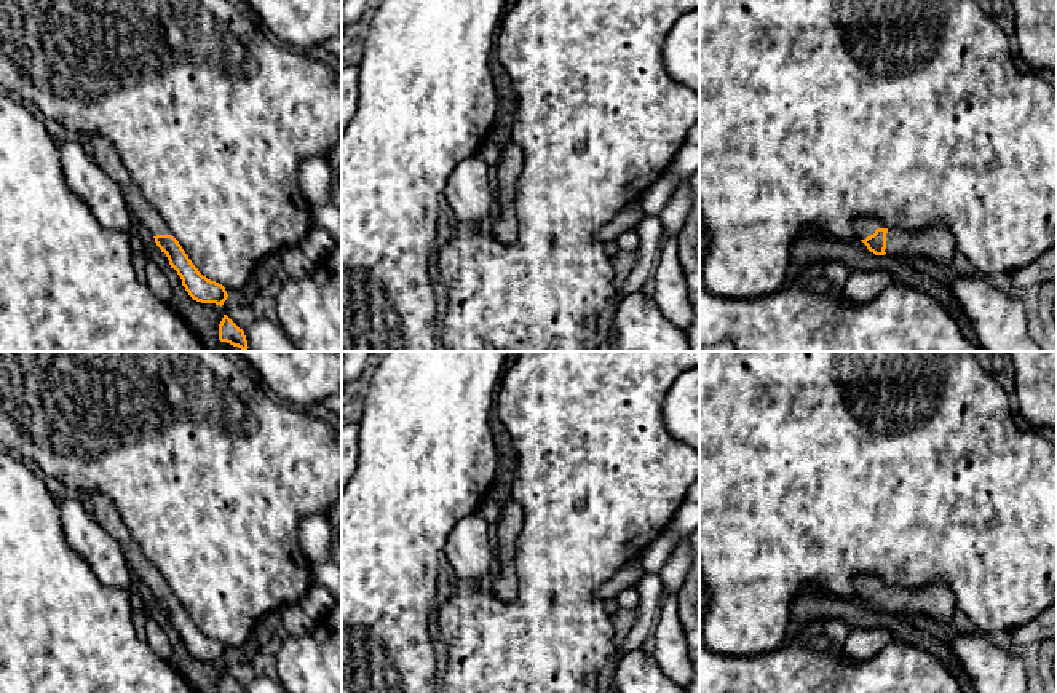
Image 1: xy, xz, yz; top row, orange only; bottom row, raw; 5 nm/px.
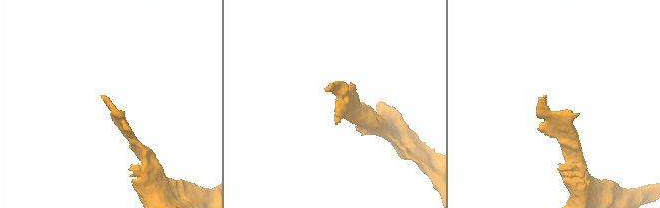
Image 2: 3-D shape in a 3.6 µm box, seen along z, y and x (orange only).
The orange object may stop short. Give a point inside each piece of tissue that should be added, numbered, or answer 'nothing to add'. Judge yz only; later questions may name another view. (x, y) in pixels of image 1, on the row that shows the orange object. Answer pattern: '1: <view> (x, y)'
1: yz (936, 245)

